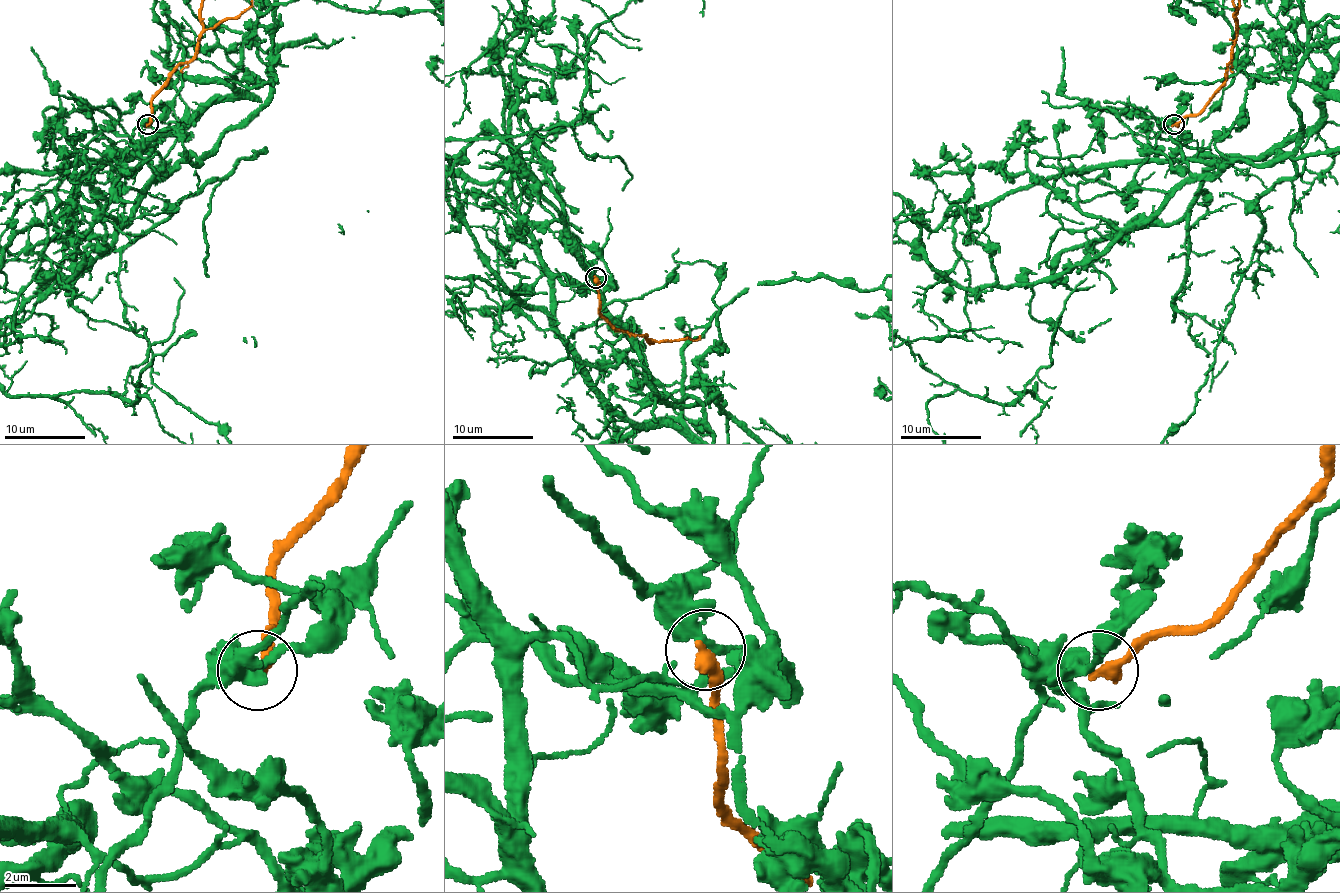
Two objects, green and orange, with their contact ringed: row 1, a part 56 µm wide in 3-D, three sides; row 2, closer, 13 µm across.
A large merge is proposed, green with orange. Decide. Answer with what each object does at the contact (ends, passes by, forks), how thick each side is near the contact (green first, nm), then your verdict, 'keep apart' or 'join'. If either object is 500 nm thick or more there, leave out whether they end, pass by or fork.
green passes by; orange ends; calibres 320 and 400 nm; keep apart

